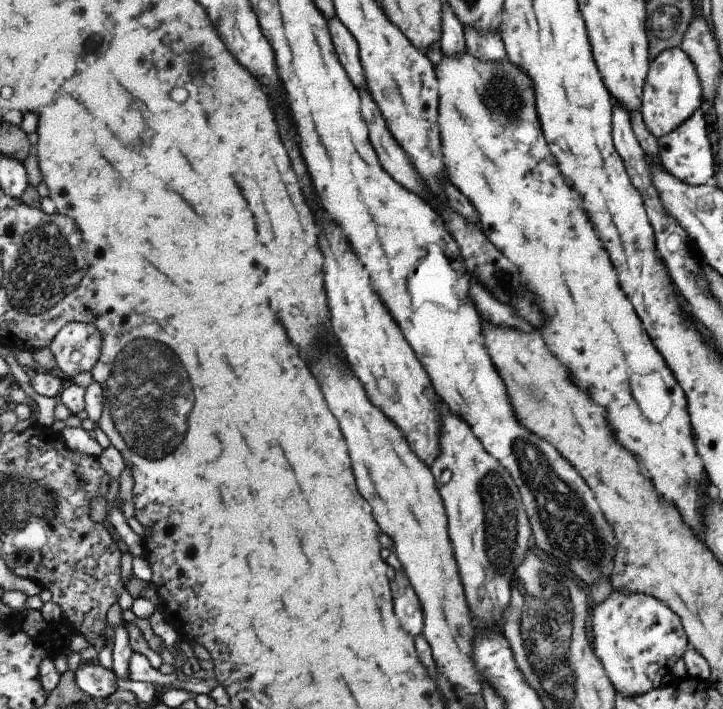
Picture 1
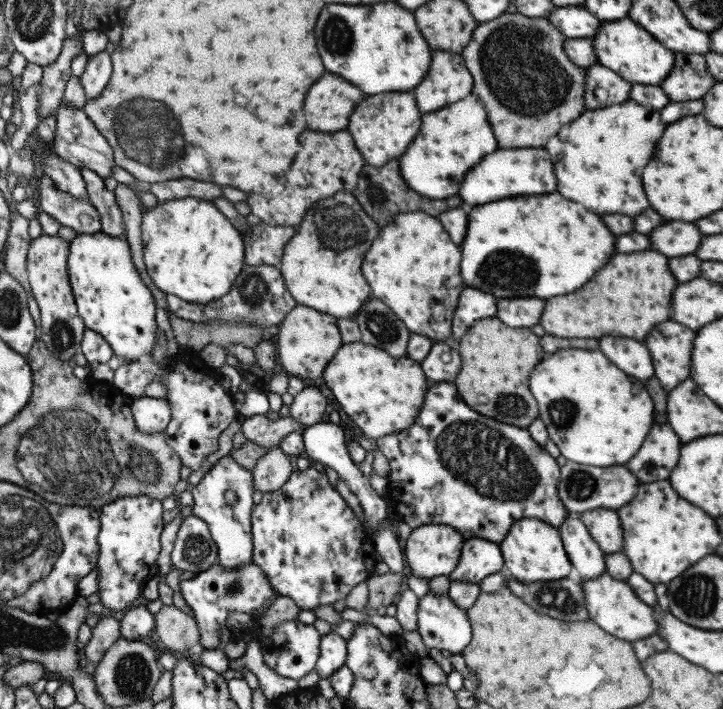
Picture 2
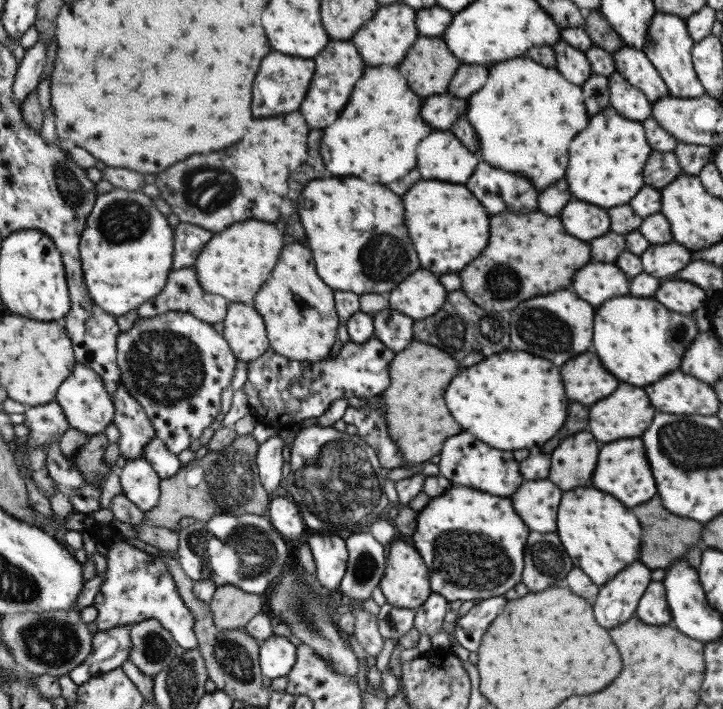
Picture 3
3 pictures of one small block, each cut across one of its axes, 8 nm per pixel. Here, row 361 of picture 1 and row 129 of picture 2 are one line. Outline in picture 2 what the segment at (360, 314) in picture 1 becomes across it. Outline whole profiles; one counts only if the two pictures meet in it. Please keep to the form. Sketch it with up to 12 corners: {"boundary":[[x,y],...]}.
{"boundary":[[411,92],[373,94],[351,118],[367,164],[399,158],[421,114]]}

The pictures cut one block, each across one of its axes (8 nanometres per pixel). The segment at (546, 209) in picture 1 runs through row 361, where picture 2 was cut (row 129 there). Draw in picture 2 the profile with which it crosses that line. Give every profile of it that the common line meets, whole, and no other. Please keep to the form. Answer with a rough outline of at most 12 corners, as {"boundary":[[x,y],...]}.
{"boundary":[[585,110],[547,138],[557,192],[639,214],[659,110]]}

